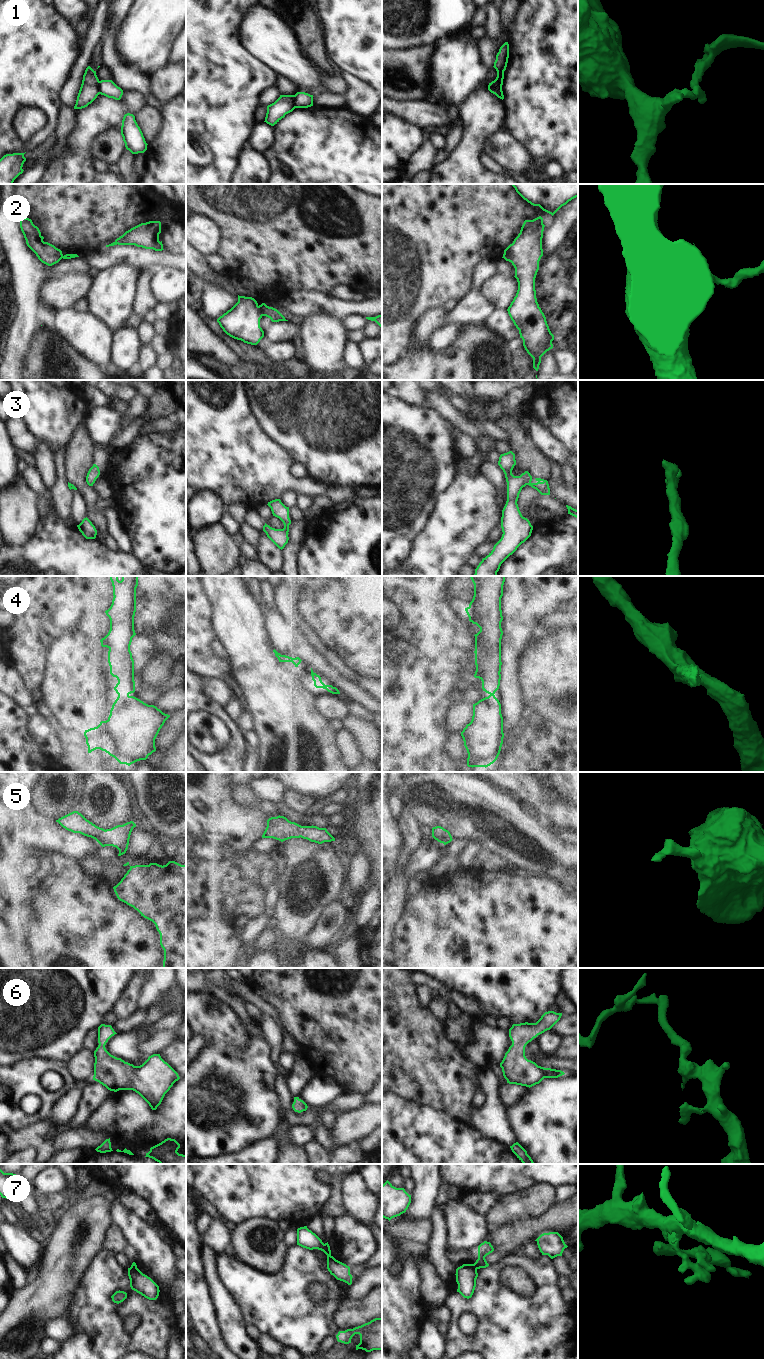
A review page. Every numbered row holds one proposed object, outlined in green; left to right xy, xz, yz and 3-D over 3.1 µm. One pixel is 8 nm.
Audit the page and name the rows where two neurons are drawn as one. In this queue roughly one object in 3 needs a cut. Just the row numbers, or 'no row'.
1, 2, 7

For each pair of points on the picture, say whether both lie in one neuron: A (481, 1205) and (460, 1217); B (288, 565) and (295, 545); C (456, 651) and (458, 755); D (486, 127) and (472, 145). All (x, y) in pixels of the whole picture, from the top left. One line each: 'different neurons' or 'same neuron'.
A: different neurons
B: same neuron
C: different neurons
D: same neuron

